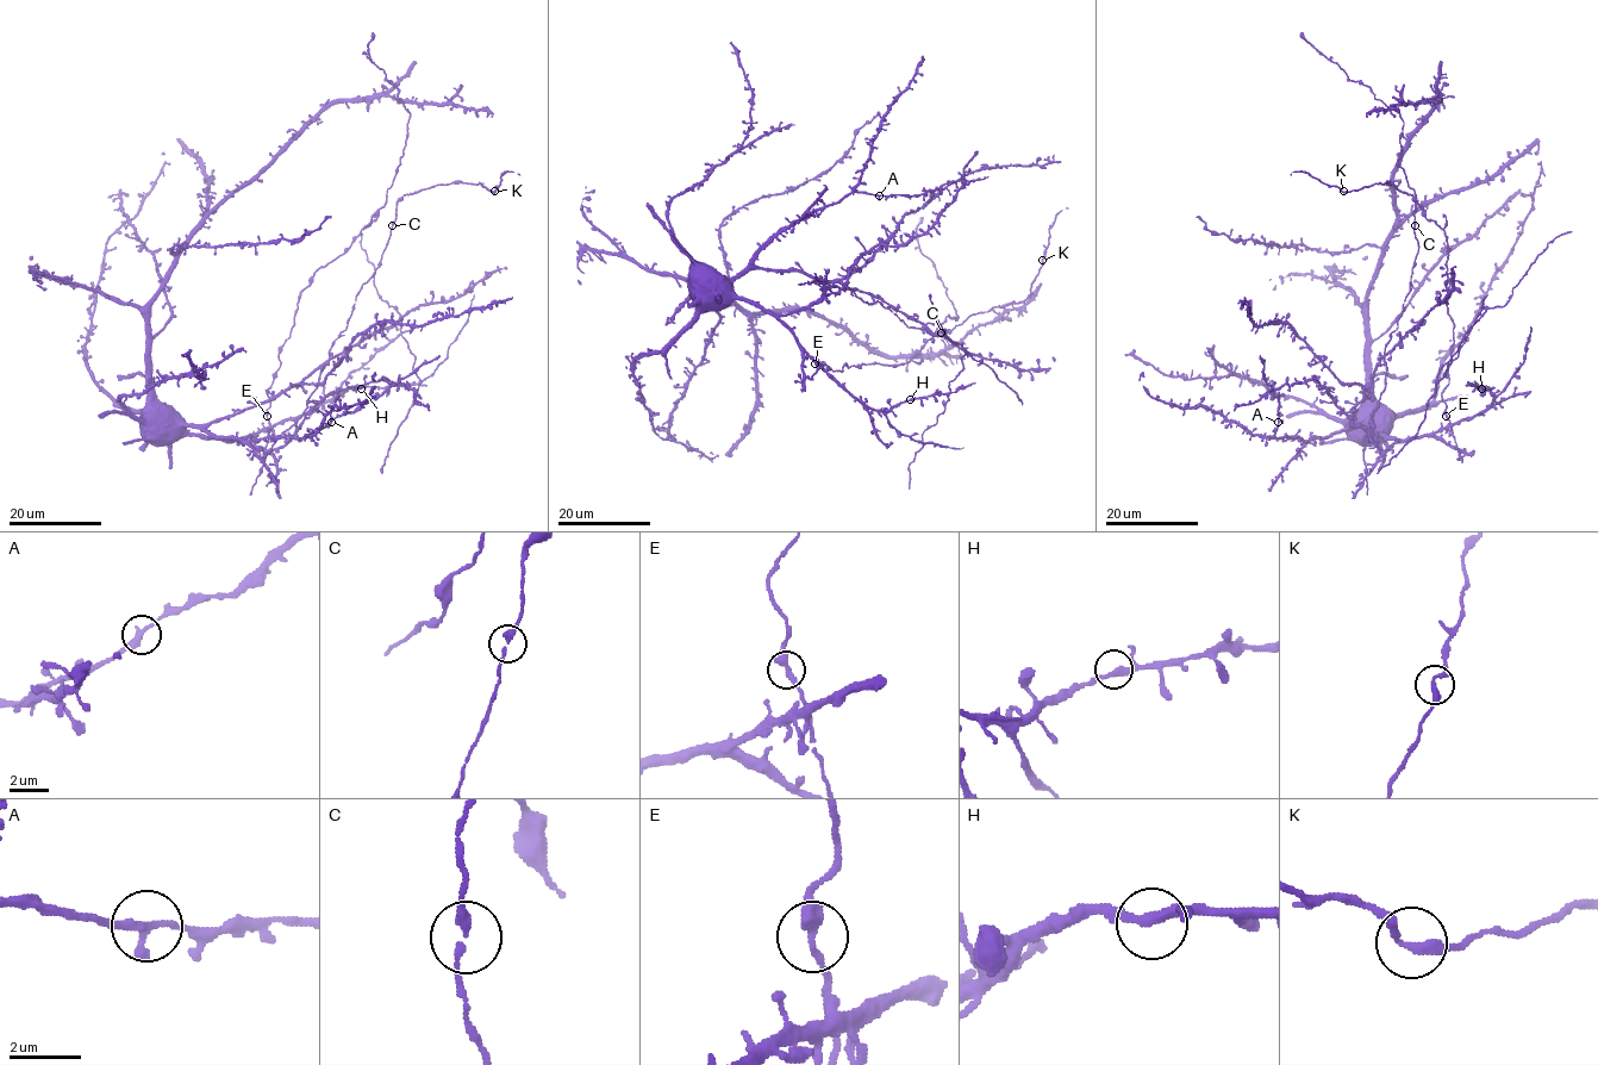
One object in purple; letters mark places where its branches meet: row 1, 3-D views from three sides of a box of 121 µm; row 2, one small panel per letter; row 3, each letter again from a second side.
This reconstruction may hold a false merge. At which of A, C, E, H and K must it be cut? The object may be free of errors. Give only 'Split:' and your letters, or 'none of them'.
Split: none of them

